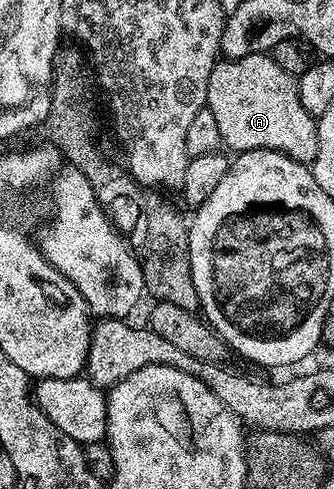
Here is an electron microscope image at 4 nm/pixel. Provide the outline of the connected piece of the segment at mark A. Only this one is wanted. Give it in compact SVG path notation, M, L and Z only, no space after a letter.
M268 53L217 60L216 65L210 71L210 79L206 87L208 96L206 107L218 122L223 148L236 155L246 151L269 149L285 153L295 161L312 162L318 155L317 118L312 117L310 111L306 111L306 107L302 107L302 99L298 99L296 83L297 78L291 73L282 71L282 67L278 67L278 63Z

